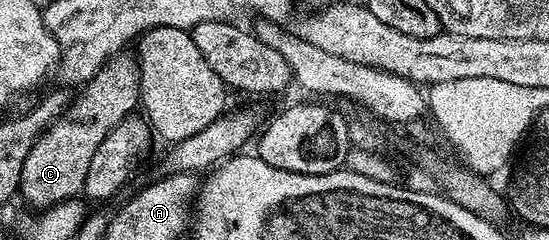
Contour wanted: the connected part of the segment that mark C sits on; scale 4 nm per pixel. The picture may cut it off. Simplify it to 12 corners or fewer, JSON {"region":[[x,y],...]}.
{"region":[[108,59],[33,144],[35,212],[83,194],[89,160],[136,113],[139,64]]}

